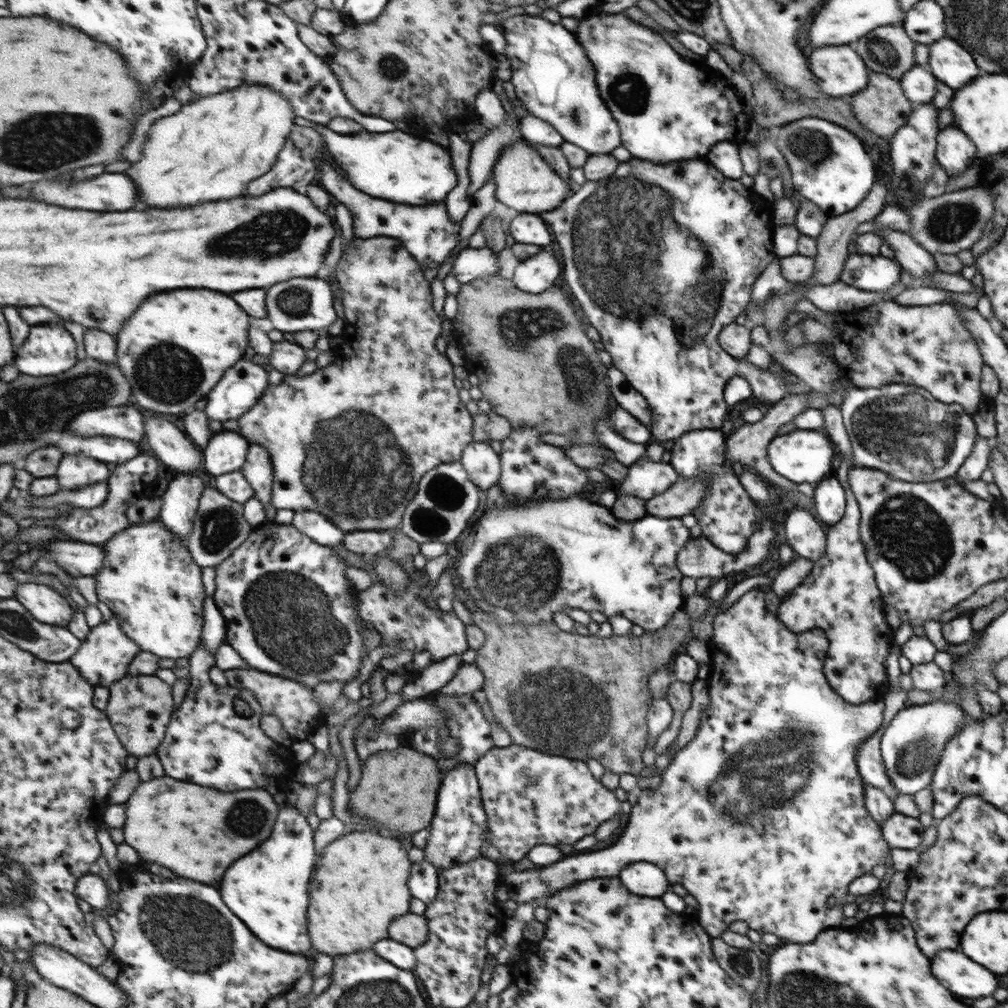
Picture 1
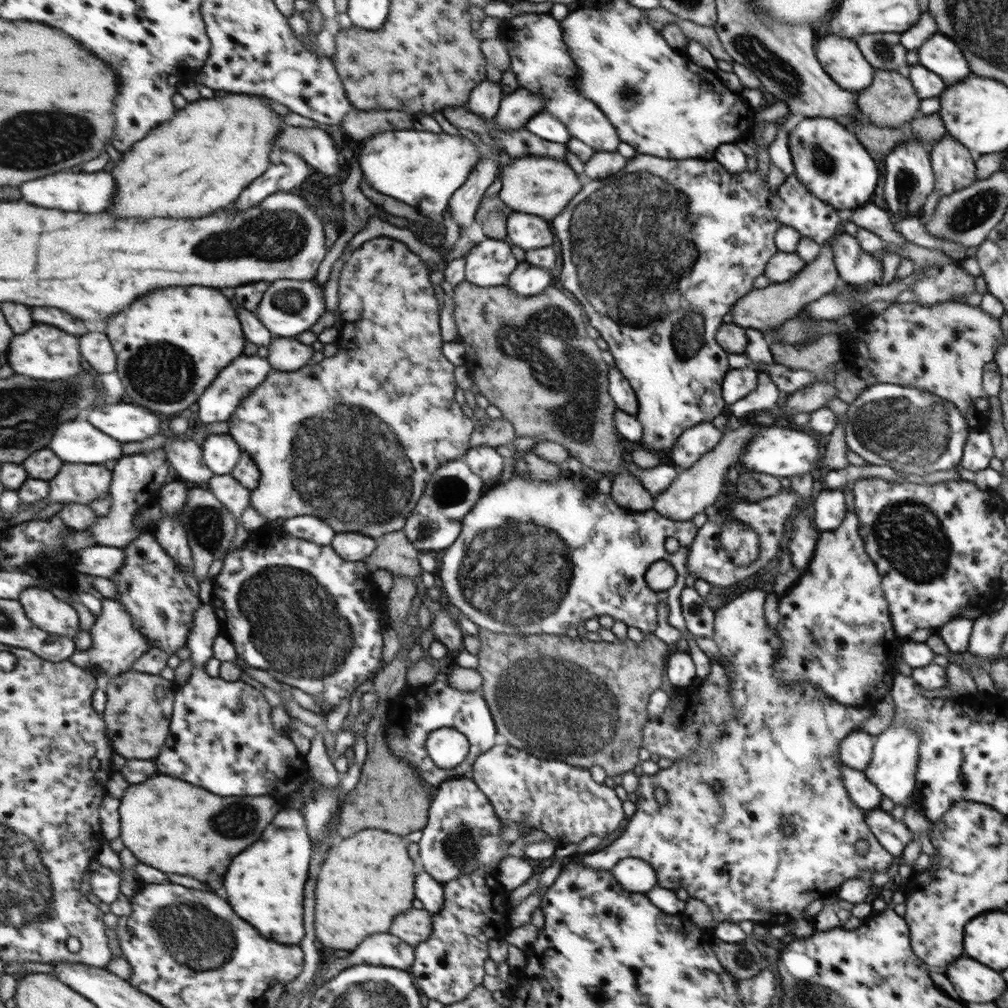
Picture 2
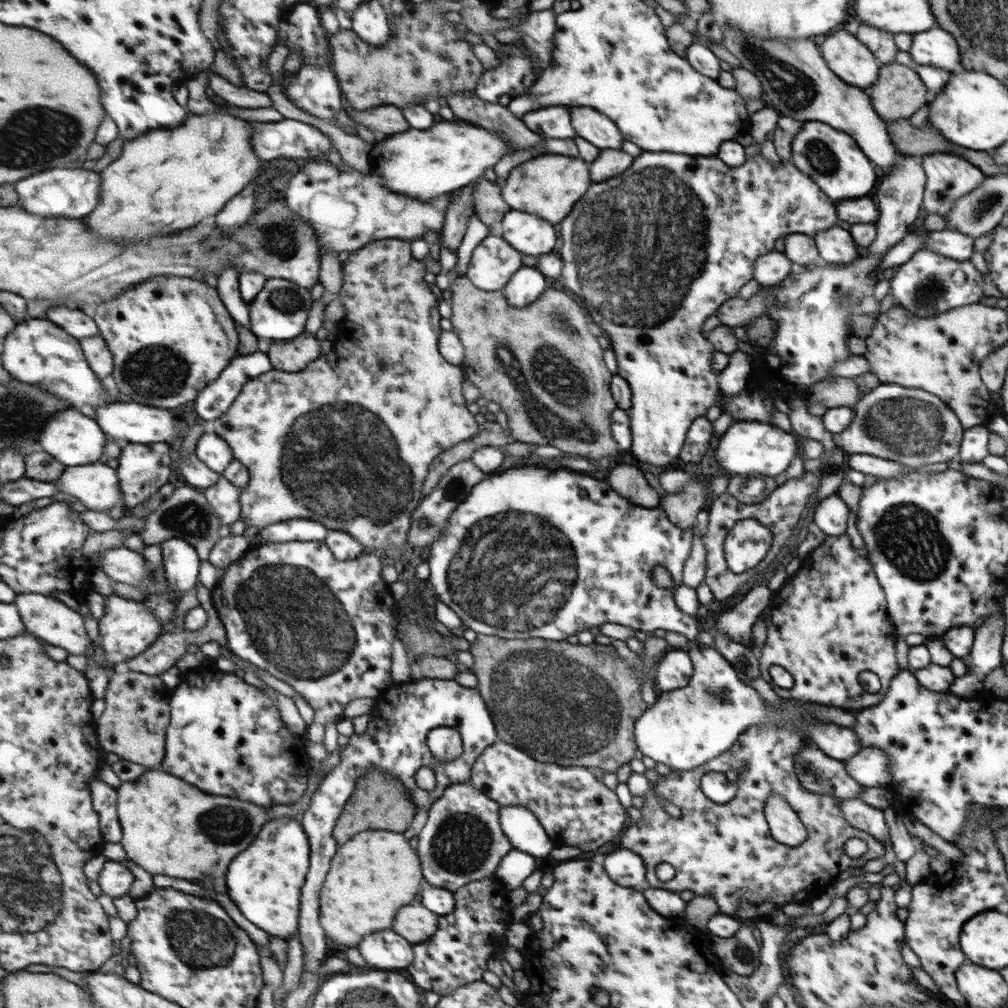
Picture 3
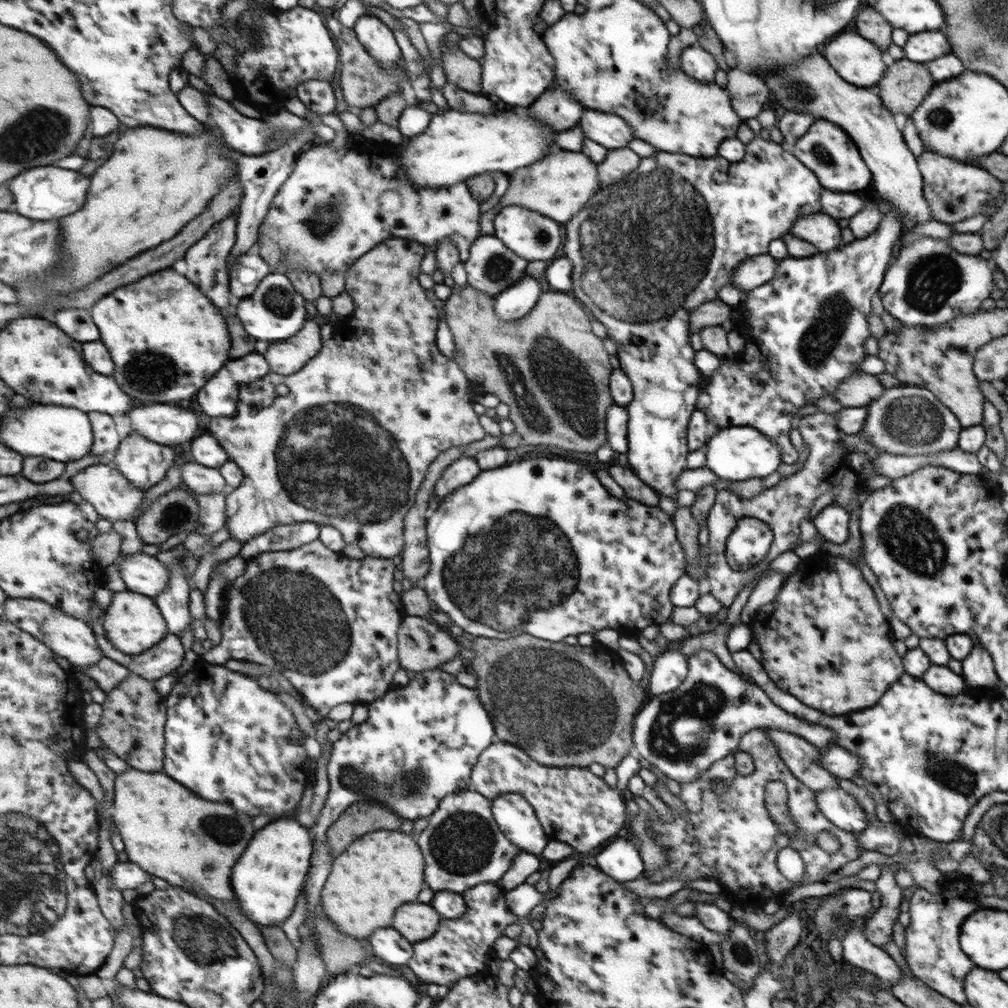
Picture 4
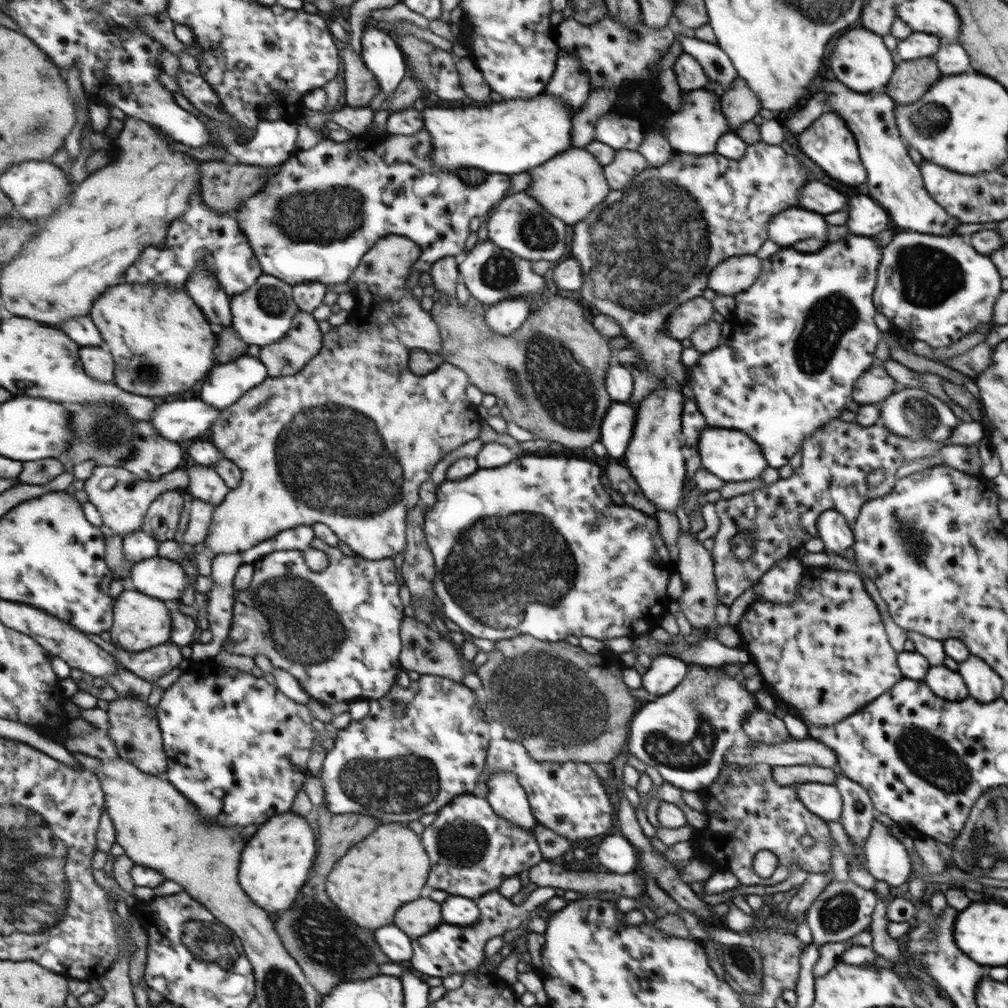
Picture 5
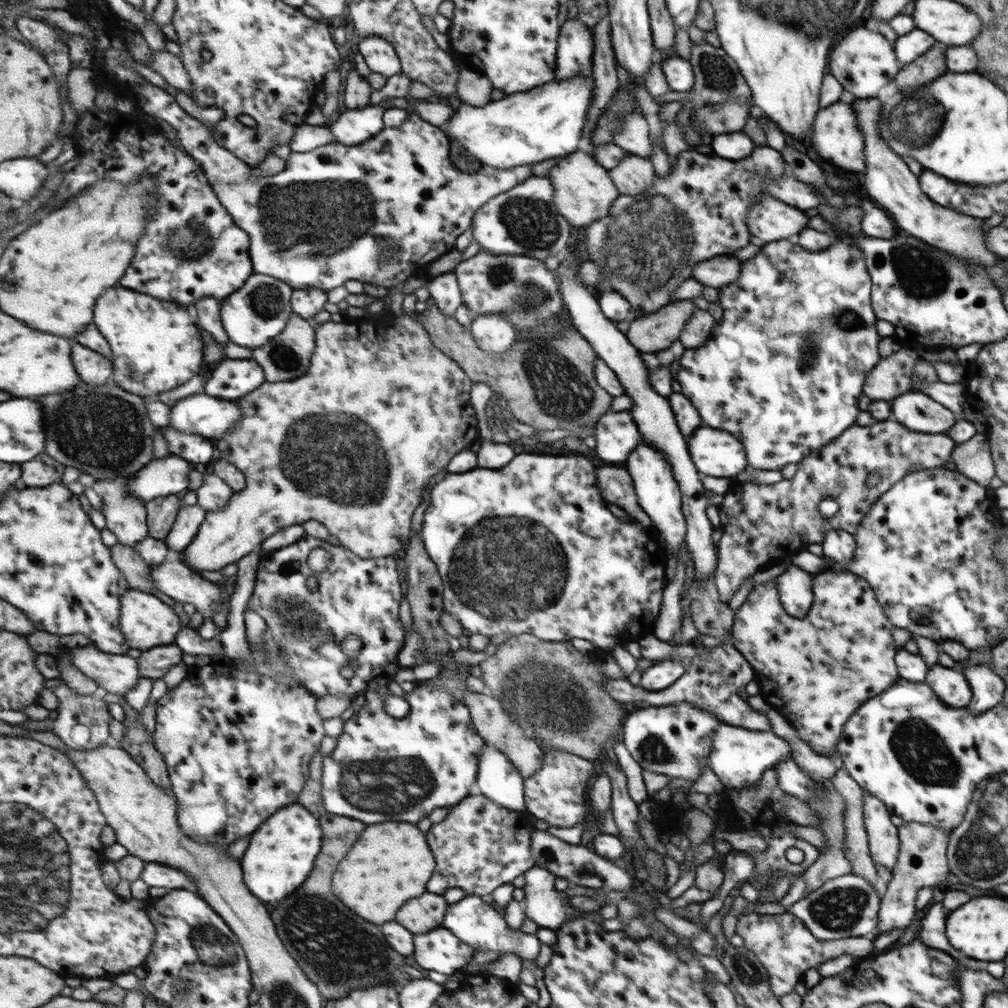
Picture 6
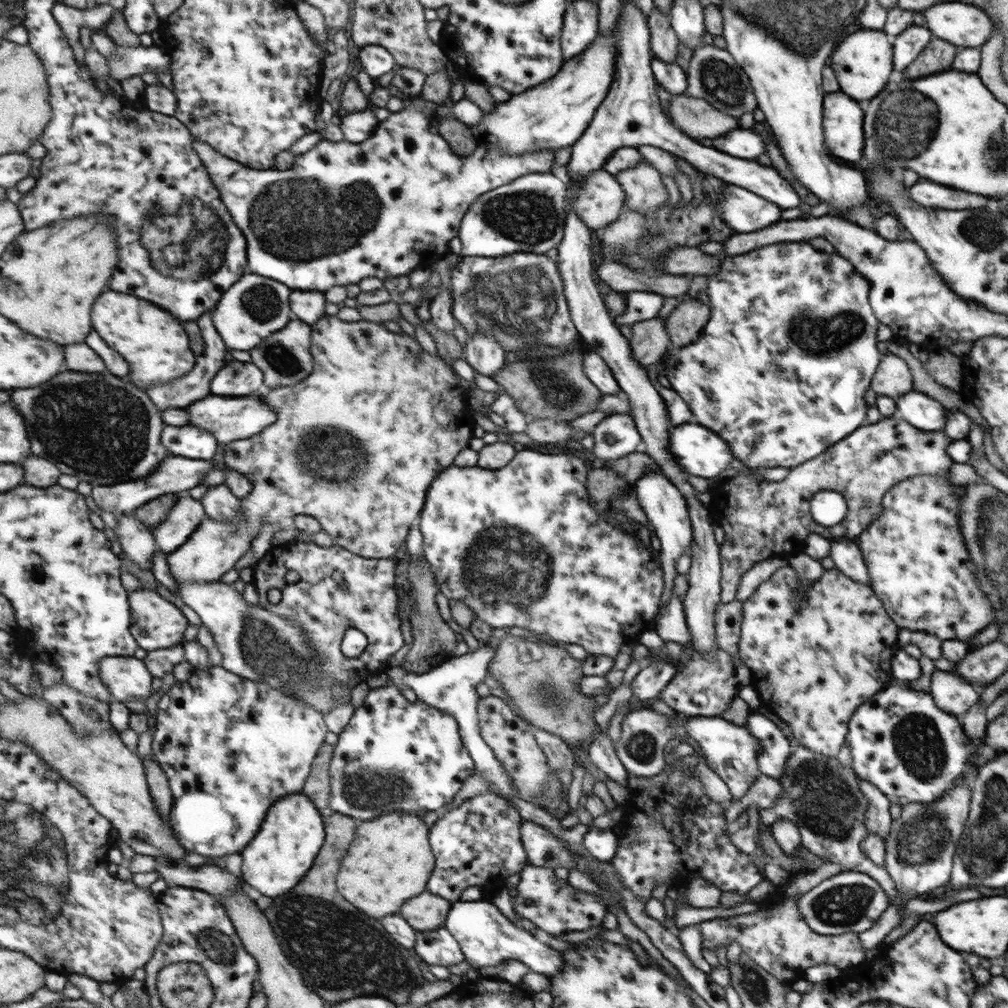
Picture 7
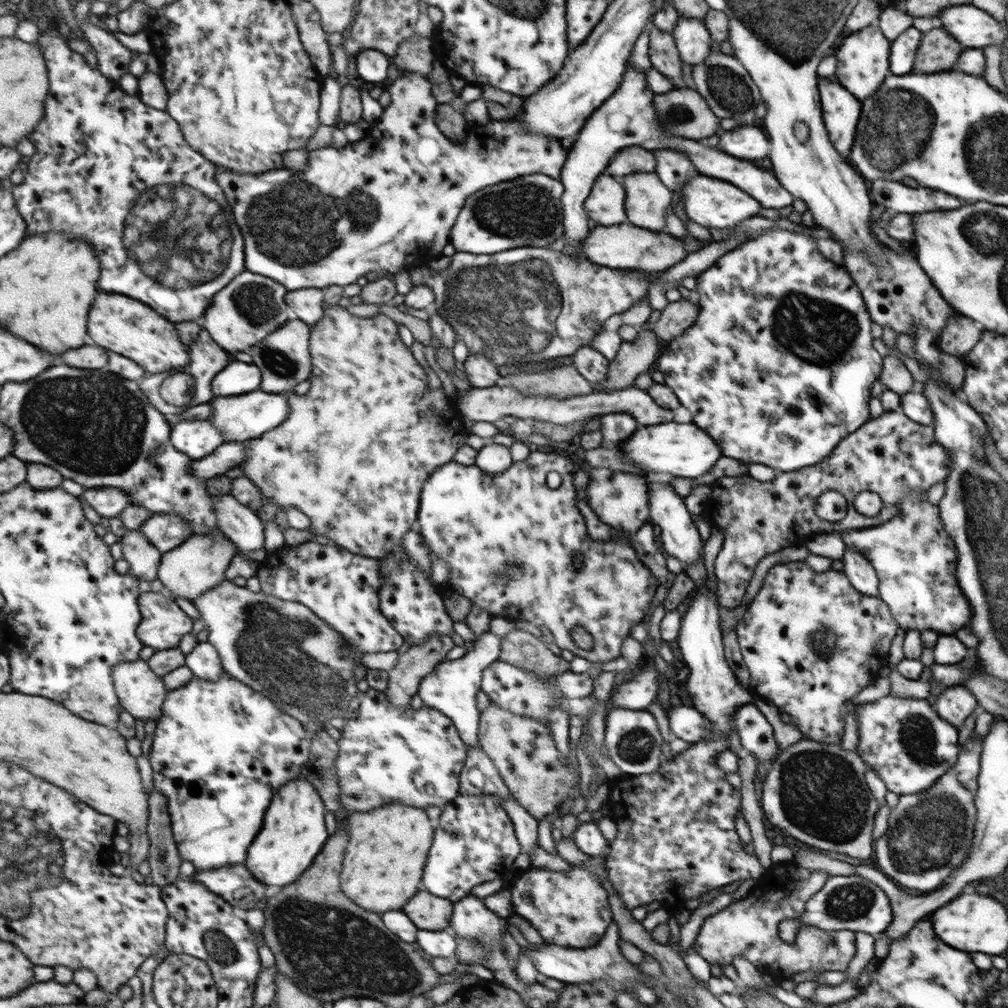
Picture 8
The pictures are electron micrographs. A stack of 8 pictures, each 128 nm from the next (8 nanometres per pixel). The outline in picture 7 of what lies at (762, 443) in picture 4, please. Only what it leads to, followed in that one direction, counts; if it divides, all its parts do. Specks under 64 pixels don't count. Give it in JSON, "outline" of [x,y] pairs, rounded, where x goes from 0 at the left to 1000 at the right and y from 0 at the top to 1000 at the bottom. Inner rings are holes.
{"outline":[[[682,420],[670,424],[664,423],[661,445],[666,450],[666,455],[670,458],[670,461],[674,462],[678,469],[699,476],[709,476],[709,472],[728,455],[728,450],[719,437],[692,421]]]}

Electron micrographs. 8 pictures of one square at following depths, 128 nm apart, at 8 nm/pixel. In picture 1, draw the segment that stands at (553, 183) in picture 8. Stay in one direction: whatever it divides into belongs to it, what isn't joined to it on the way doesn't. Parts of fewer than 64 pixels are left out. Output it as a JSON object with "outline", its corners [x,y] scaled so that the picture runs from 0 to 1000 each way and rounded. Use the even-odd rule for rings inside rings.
{"outline":[[[514,211],[505,220],[505,232],[510,240],[541,245],[547,240],[547,232],[539,218],[532,212]]]}

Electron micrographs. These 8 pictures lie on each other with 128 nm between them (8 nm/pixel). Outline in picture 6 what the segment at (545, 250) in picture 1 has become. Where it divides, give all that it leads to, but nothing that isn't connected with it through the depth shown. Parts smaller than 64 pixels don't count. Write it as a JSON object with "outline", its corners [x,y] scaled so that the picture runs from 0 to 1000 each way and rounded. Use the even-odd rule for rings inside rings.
{"outline":[[[501,310],[473,313],[472,316],[469,315],[465,325],[475,347],[485,349],[487,353],[501,349],[510,340],[512,328]]]}

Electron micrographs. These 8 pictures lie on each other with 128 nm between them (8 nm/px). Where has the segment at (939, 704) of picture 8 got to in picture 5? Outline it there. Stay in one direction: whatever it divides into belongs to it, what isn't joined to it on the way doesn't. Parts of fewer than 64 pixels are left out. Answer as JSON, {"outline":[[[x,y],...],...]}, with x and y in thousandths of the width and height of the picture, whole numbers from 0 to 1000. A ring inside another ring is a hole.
{"outline":[[[934,660],[923,661],[919,672],[915,674],[932,692],[949,696],[960,691],[960,685],[953,674],[951,667],[945,667]]]}

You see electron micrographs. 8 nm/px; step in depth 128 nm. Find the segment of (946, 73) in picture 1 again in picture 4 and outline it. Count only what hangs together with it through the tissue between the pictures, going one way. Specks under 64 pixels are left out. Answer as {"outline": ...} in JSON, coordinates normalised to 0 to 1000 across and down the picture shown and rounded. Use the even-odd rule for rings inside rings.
{"outline":[[[933,30],[904,33],[895,47],[897,59],[903,62],[918,63],[941,54],[942,42]]]}

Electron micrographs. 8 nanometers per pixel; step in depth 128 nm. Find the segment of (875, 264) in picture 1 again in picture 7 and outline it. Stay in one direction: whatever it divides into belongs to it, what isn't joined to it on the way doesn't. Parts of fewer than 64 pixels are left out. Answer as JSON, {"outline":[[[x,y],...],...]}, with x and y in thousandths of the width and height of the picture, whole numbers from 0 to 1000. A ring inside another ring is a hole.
{"outline":[[[721,183],[714,192],[713,212],[729,230],[747,230],[775,219],[775,206],[742,188]]]}

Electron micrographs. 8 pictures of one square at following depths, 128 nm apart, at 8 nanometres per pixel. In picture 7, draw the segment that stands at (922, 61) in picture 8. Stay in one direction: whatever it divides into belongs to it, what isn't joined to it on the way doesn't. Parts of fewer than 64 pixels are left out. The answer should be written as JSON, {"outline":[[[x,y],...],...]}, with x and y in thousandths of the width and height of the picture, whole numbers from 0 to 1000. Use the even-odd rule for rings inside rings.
{"outline":[[[924,38],[924,46],[916,50],[916,56],[911,56],[906,65],[896,69],[896,75],[900,77],[912,77],[912,73],[920,75],[926,71],[941,69],[945,65],[945,61],[949,48],[941,42],[936,42],[932,38]]]}

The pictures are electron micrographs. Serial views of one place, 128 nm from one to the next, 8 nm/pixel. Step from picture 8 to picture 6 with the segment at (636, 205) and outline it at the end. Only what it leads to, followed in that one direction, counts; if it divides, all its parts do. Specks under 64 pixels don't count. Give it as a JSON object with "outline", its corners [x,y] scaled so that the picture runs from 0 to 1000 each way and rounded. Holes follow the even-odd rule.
{"outline":[[[625,153],[605,167],[604,174],[615,193],[629,194],[646,185],[649,175],[646,165],[643,158]]]}

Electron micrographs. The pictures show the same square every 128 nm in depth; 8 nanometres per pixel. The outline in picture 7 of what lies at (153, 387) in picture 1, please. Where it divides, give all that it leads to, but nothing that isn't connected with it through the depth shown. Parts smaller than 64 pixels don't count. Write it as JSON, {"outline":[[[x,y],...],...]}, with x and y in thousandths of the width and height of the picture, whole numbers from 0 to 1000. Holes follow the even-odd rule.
{"outline":[[[110,288],[94,300],[92,319],[98,333],[126,355],[130,371],[138,371],[138,375],[146,379],[142,383],[148,383],[148,379],[164,379],[184,373],[193,365],[193,351],[180,319],[146,297],[140,298],[137,293]]]}

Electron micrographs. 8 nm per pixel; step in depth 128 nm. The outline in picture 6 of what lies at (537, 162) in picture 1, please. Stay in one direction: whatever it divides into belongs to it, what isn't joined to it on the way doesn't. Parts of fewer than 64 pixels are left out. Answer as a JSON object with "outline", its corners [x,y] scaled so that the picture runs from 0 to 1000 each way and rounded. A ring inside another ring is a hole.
{"outline":[[[573,148],[561,156],[555,156],[541,176],[546,178],[550,186],[551,207],[571,225],[582,224],[592,216],[602,214],[615,194],[601,166],[591,161],[586,153]]]}

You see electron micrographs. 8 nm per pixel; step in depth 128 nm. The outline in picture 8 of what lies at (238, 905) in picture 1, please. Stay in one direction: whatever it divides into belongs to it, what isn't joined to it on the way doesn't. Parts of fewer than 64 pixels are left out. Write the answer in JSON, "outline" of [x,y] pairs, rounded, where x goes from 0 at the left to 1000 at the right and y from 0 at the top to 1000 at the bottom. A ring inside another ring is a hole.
{"outline":[[[301,767],[277,783],[276,790],[269,795],[260,821],[261,827],[253,833],[253,839],[247,839],[243,859],[263,878],[283,880],[294,875],[312,857],[314,847],[326,833],[322,810],[323,796],[313,783],[313,779]]]}

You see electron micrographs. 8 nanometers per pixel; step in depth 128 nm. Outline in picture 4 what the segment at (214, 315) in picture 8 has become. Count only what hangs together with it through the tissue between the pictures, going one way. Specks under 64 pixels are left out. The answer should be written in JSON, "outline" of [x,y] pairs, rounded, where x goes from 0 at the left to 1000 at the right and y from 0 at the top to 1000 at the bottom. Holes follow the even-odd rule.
{"outline":[[[271,270],[257,281],[257,286],[249,296],[237,300],[235,313],[249,333],[270,342],[292,334],[301,326],[305,319],[305,298],[301,296],[301,292],[297,292],[285,273]]]}

